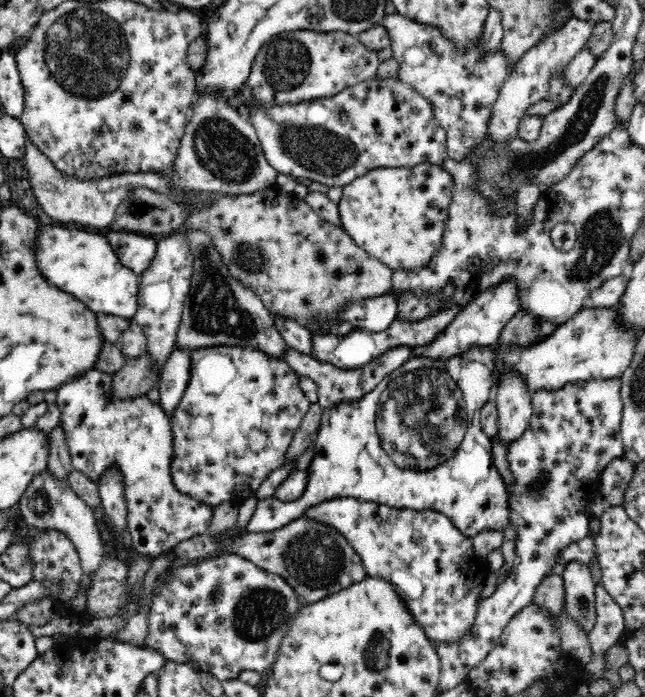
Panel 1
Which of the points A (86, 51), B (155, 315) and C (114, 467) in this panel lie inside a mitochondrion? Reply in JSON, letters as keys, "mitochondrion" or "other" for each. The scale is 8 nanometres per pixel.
{"A":"mitochondrion","B":"other","C":"other"}

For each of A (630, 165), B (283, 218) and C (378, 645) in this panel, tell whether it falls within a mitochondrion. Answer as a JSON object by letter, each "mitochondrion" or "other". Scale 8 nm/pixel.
{"A":"other","B":"other","C":"mitochondrion"}

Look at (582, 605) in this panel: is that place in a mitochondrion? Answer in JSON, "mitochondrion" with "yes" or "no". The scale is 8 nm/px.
{"mitochondrion":"yes"}

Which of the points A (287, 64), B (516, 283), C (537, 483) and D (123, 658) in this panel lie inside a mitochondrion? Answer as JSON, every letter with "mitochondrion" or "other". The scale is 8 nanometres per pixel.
{"A":"mitochondrion","B":"other","C":"mitochondrion","D":"other"}

